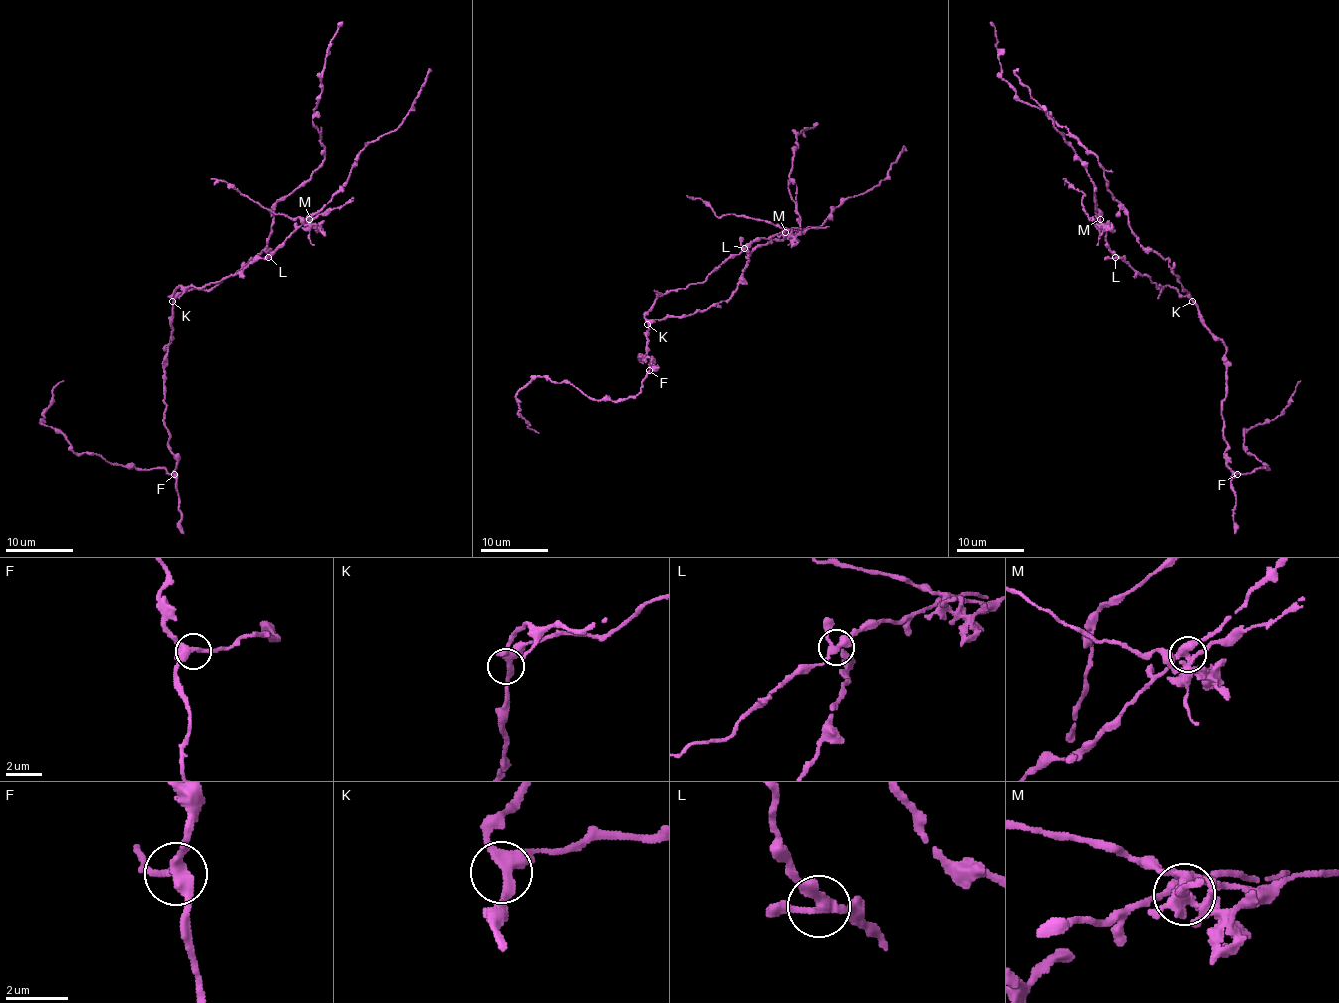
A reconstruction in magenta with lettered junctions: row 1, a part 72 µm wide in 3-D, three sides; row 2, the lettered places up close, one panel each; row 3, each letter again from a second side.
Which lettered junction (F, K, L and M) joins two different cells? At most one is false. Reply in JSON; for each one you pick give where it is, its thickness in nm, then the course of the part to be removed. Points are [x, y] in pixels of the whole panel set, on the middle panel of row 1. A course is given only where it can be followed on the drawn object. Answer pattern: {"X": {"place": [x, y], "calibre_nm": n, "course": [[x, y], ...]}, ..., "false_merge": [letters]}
{"M": {"place": [785, 232], "calibre_nm": 320, "course": [[785, 233], [781, 228], [749, 217], [730, 214], [719, 217], [700, 199], [686, 195]]}, "false_merge": ["M"]}

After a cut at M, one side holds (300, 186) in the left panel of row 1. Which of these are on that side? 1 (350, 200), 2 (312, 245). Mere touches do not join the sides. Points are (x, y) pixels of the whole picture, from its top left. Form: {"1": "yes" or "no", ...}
{"1": "no", "2": "no"}

